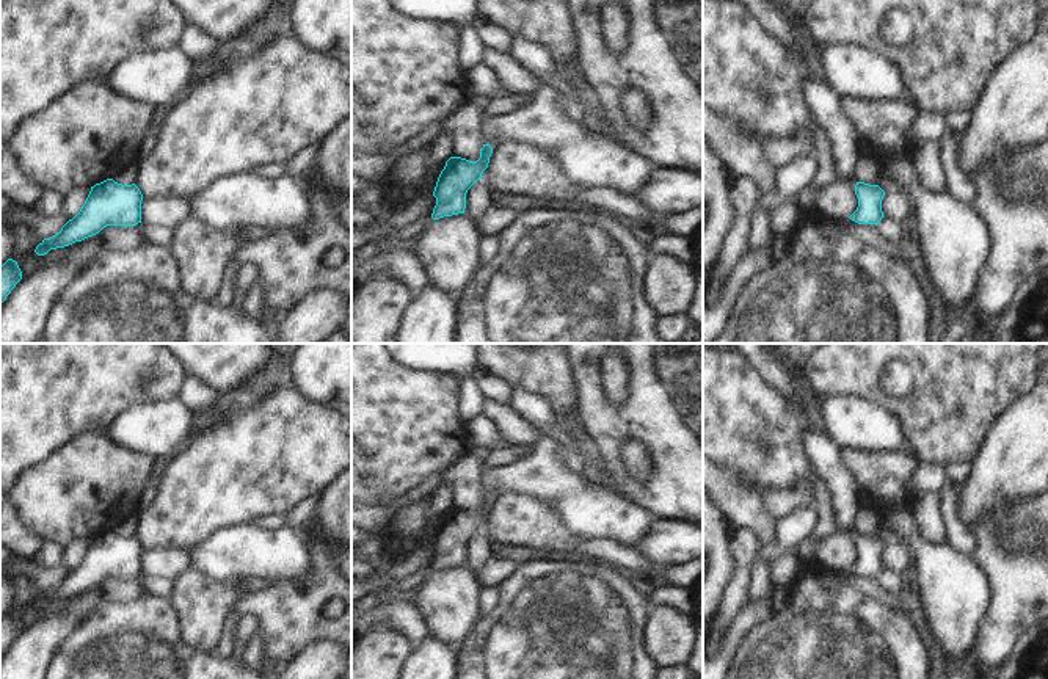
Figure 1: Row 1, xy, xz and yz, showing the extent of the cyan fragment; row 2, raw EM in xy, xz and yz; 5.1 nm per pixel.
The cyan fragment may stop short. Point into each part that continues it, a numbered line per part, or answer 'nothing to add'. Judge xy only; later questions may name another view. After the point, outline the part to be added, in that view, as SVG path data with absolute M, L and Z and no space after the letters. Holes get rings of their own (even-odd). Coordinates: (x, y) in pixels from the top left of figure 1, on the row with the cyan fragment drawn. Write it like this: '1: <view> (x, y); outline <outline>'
nothing to add

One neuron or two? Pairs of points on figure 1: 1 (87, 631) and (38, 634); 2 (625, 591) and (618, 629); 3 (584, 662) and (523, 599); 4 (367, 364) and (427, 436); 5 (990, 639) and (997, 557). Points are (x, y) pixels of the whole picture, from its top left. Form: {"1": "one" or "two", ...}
{"1": "two", "2": "one", "3": "one", "4": "one", "5": "one"}

